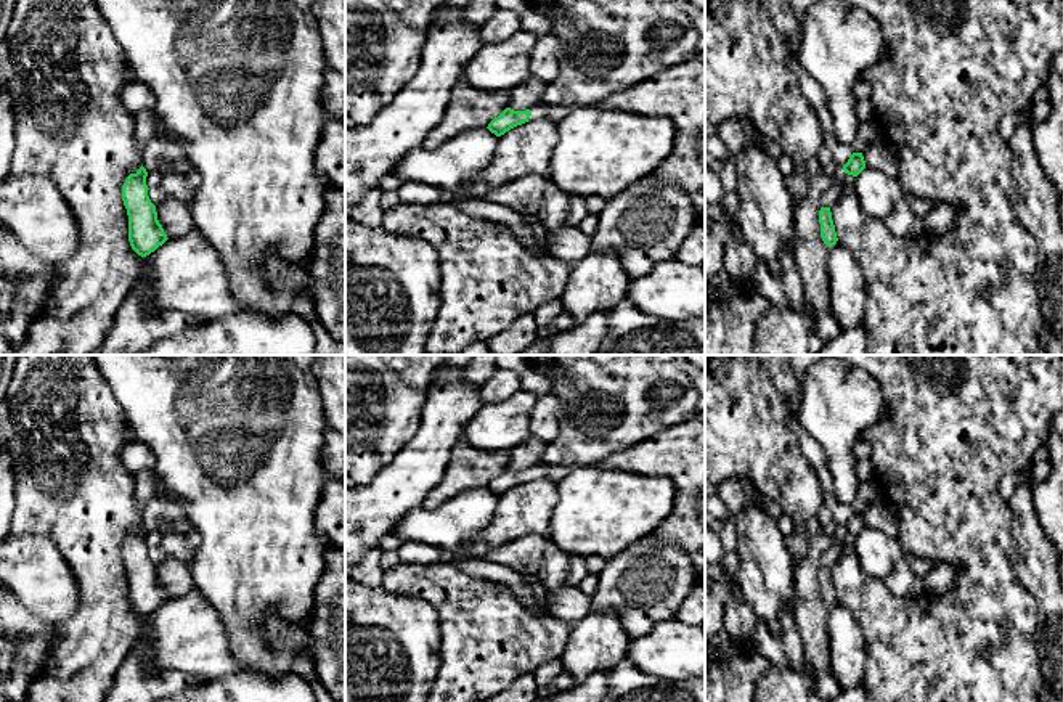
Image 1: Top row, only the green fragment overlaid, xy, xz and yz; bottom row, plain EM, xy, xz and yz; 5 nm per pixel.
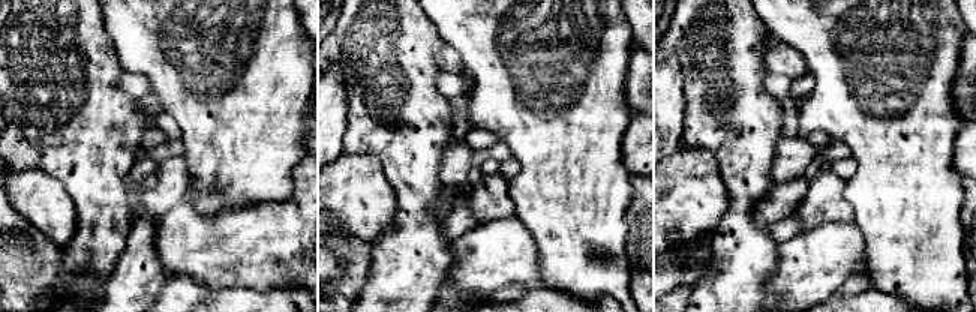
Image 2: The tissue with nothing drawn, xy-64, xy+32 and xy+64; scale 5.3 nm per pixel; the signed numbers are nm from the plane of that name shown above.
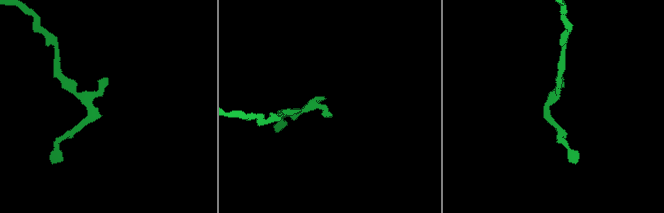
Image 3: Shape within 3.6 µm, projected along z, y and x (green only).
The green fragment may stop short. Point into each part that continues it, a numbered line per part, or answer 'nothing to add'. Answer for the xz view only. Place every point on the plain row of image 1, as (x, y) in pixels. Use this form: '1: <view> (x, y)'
1: xz (540, 471)

